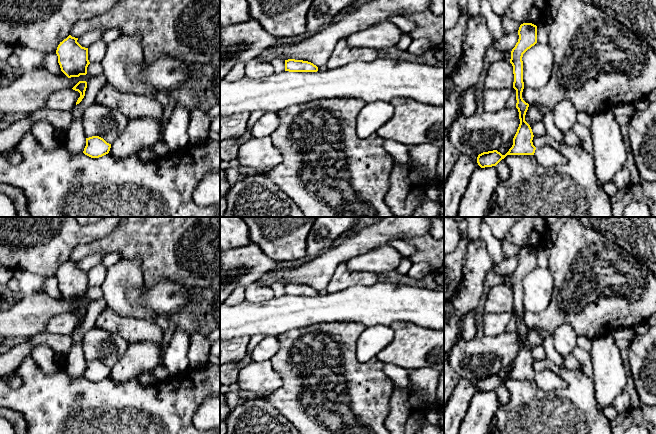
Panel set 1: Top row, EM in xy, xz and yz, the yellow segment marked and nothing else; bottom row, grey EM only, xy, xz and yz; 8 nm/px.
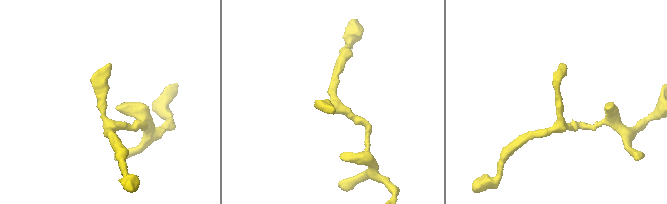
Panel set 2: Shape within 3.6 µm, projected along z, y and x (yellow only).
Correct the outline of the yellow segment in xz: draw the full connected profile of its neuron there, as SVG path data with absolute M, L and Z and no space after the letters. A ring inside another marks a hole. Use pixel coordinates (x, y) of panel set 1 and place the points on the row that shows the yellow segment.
M285 60L285 71L289 72L317 72L318 67L311 62L303 60Z

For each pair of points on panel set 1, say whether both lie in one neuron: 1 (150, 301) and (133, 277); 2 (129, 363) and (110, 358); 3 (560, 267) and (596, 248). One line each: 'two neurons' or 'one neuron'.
1: two neurons
2: two neurons
3: one neuron

